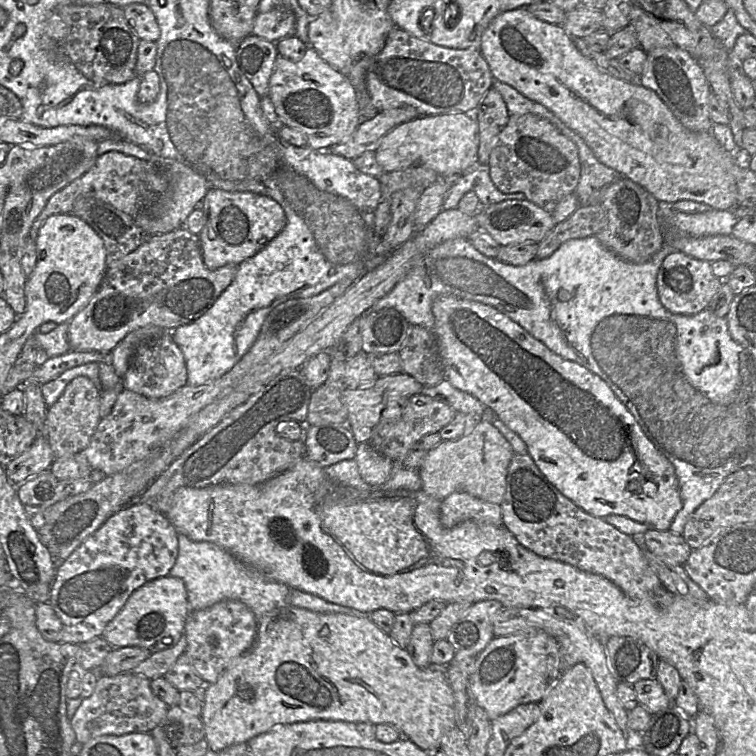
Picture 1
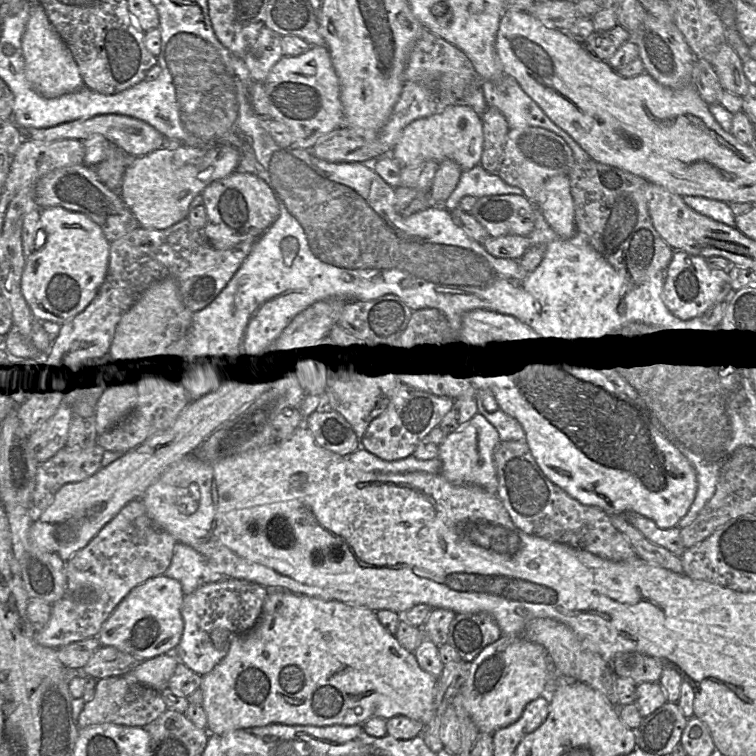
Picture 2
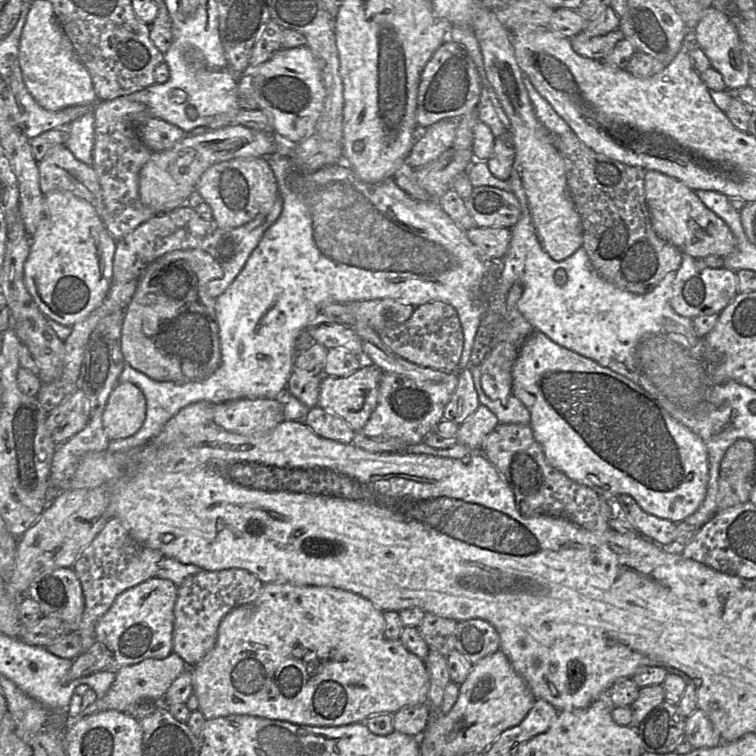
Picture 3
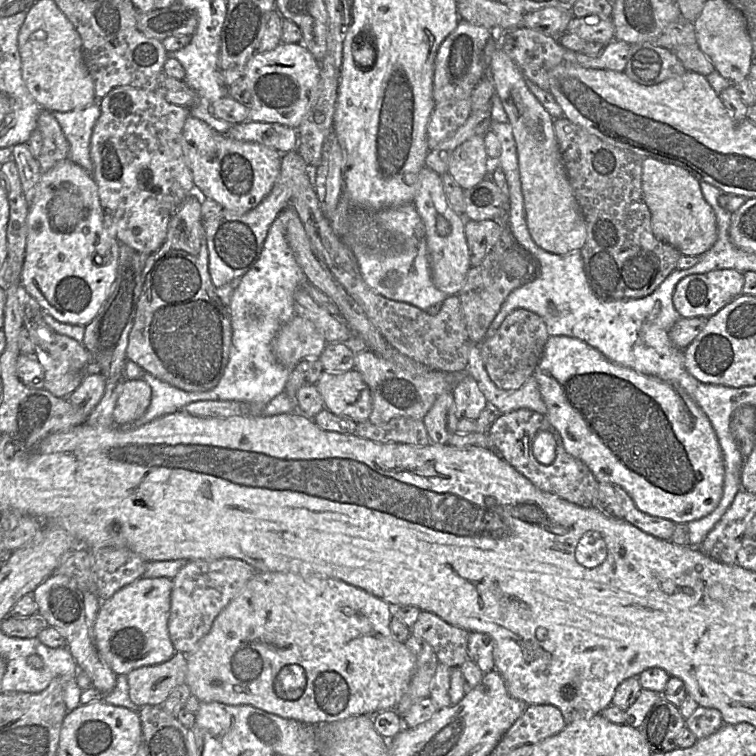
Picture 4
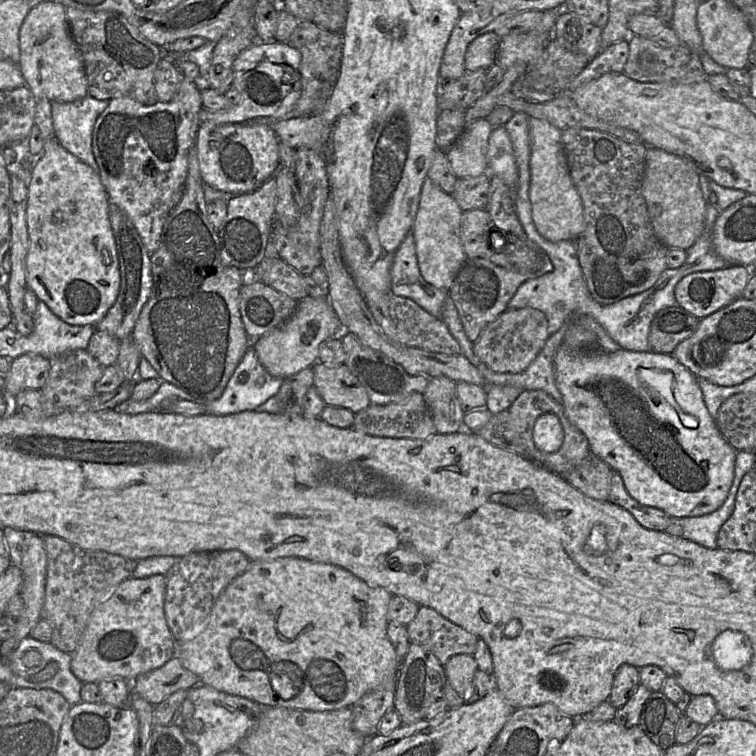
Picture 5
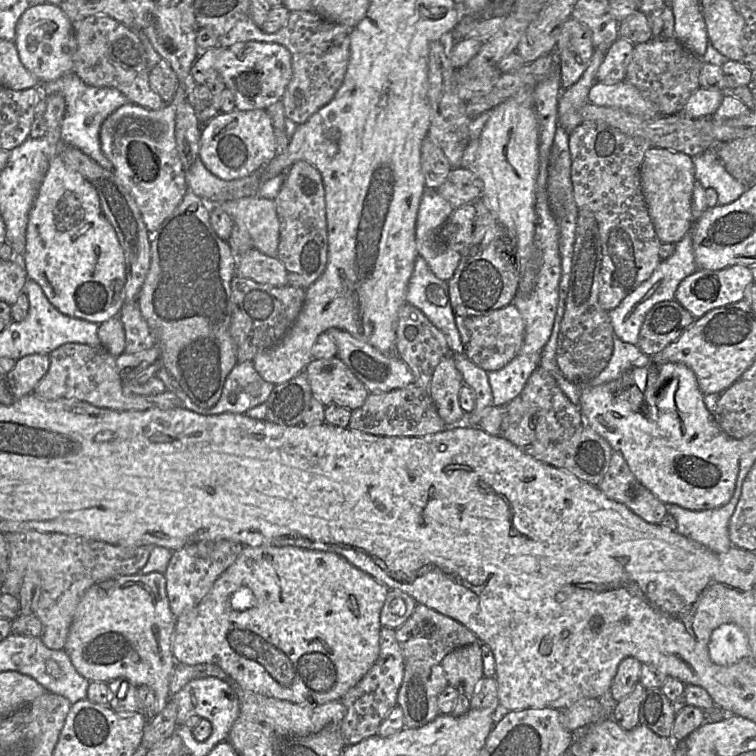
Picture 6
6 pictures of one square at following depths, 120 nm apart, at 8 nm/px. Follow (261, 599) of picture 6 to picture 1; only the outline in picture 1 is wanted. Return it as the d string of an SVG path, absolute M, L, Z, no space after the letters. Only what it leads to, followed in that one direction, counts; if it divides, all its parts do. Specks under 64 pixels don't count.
M289 604L275 608L258 620L256 637L252 647L234 659L220 674L215 683L204 685L207 687L200 717L208 747L214 752L220 752L230 746L246 742L278 725L310 720L334 720L353 723L365 722L374 725L381 723L391 724L403 737L410 739L421 749L432 753L440 748L440 741L443 735L456 727L455 701L445 669L432 666L426 668L416 666L406 649L398 646L389 634L378 628L369 615L357 617L344 613L318 613Z

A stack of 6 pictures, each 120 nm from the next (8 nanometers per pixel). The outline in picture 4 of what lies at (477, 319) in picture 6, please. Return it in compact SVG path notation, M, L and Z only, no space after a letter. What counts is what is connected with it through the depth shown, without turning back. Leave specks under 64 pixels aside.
M518 308L508 314L496 333L479 345L485 370L495 386L519 389L533 375L549 337L544 320L536 313Z

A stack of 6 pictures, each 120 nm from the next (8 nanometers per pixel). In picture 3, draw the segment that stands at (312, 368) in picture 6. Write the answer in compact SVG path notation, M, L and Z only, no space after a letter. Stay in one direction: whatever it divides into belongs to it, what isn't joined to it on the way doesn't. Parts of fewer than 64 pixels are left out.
M365 363L359 370L347 377L324 375L320 383L318 405L344 419L350 427L359 432L369 420L378 403L378 390L383 371L373 363Z

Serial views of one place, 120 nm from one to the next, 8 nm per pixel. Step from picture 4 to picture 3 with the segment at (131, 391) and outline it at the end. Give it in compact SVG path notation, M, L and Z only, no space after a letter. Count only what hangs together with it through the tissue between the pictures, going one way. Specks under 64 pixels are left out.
M123 381L111 391L102 420L109 440L119 440L135 434L146 417L146 399L135 384Z

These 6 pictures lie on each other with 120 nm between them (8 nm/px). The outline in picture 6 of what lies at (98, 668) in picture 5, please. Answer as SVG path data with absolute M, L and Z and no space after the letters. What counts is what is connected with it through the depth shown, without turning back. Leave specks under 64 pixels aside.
M163 573L119 576L94 584L85 592L64 650L78 673L89 681L126 679L137 687L150 687L155 693L157 715L170 699L169 681L177 663L172 654L174 627Z

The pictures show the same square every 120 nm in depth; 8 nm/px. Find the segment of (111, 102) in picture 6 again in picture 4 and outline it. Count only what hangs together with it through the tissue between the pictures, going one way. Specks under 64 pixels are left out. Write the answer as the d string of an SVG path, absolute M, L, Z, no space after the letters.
M98 102L79 110L52 113L68 141L68 158L93 176L91 137L95 123L101 113Z

